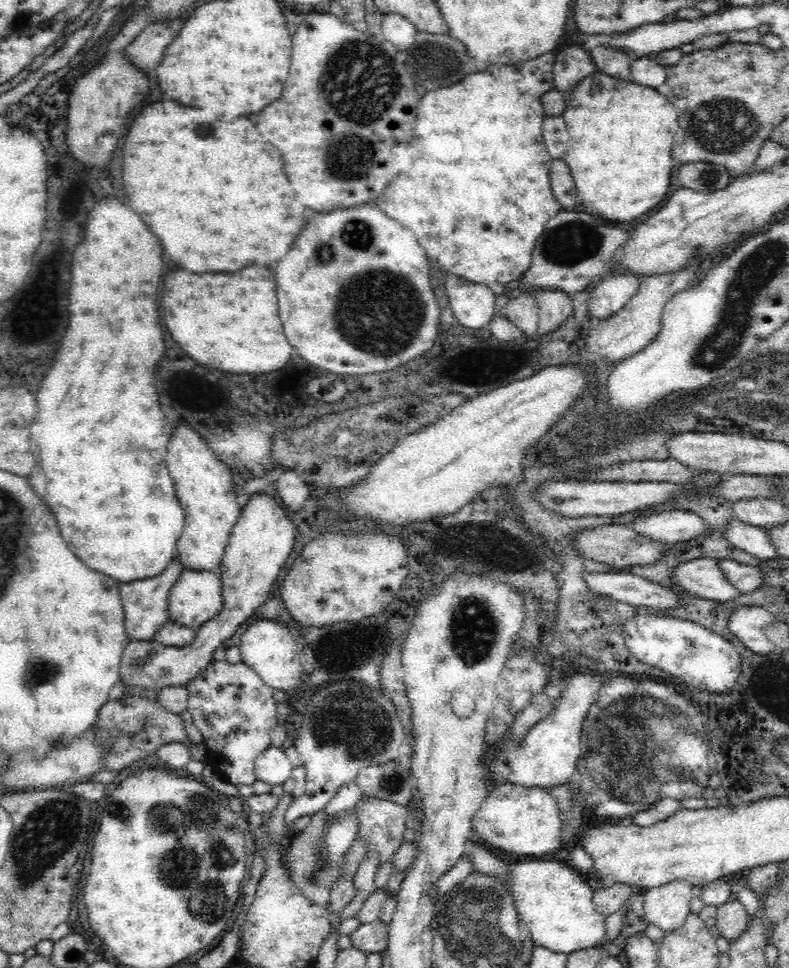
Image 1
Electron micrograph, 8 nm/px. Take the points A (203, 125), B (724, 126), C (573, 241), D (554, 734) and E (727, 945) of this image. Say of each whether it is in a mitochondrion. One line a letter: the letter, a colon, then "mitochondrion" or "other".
A: mitochondrion
B: mitochondrion
C: mitochondrion
D: other
E: other

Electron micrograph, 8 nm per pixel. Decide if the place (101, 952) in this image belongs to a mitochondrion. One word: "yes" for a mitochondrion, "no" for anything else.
no

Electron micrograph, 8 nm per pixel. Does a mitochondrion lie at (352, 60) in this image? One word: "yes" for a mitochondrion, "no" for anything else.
yes

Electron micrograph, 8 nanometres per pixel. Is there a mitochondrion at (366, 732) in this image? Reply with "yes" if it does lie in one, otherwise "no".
yes

